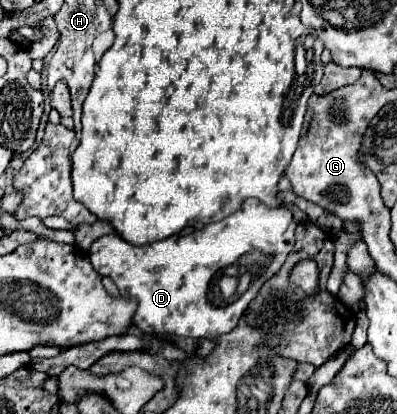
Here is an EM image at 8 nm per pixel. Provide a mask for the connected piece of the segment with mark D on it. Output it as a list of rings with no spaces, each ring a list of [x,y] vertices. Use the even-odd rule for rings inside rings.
[[[247,200],[237,214],[227,216],[221,222],[207,224],[189,236],[169,236],[159,242],[145,246],[135,246],[123,240],[119,234],[109,234],[97,238],[89,248],[89,258],[93,268],[101,276],[113,278],[119,294],[137,302],[133,322],[145,334],[169,334],[185,338],[217,338],[231,332],[249,302],[259,294],[261,286],[277,274],[277,270],[287,260],[295,244],[295,220],[287,208],[267,208],[259,200]]]

